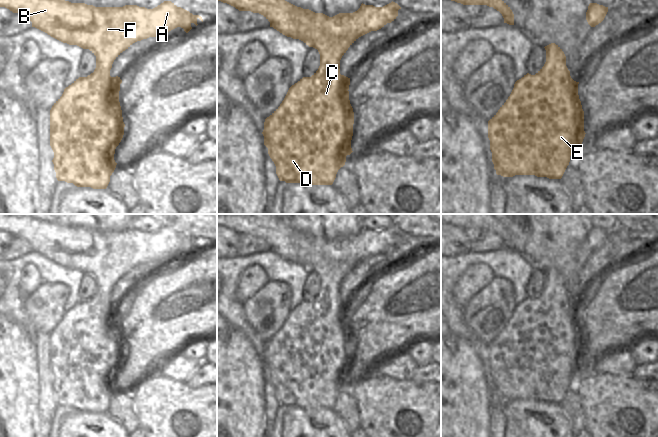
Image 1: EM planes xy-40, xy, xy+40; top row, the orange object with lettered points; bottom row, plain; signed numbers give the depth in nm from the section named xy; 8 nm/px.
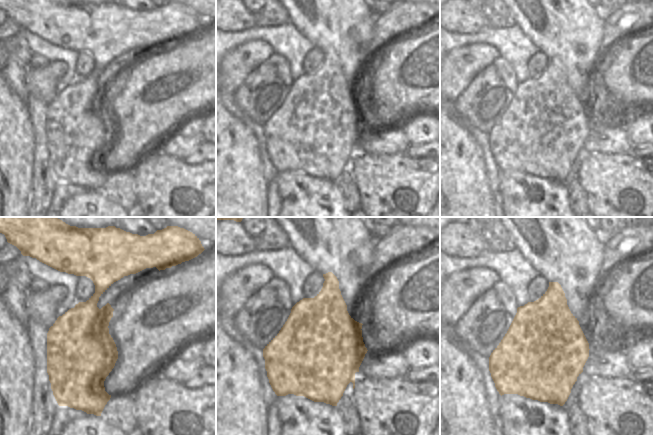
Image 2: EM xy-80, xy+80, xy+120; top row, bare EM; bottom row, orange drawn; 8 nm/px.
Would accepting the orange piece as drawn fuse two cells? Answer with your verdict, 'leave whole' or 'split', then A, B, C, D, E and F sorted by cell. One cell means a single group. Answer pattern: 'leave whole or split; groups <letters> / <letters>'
leave whole; groups A B C D E F

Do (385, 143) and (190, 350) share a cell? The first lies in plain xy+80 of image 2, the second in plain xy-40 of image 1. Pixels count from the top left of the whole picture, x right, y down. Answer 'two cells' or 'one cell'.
two cells

